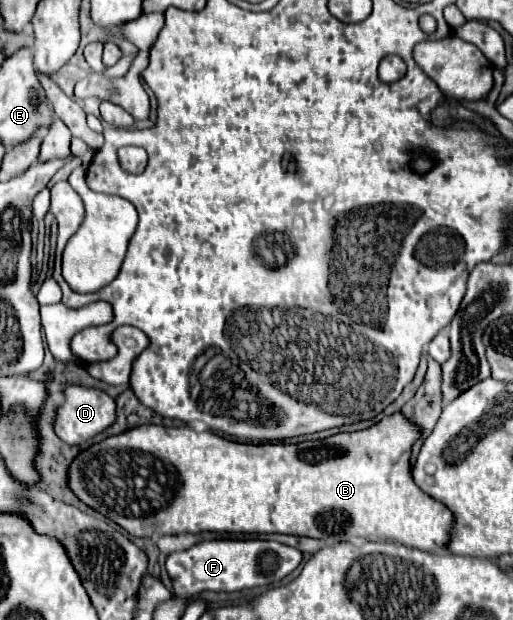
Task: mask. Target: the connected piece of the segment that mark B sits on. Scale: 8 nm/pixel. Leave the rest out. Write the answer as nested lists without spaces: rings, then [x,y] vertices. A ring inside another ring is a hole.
[[[401,412],[385,416],[377,424],[373,424],[371,428],[365,428],[365,430],[343,432],[343,434],[335,434],[325,440],[301,442],[301,444],[243,444],[243,442],[225,440],[213,432],[195,432],[187,426],[165,428],[165,426],[149,424],[149,426],[139,426],[139,428],[127,430],[119,436],[111,436],[111,438],[103,440],[101,444],[81,452],[81,456],[77,456],[69,468],[69,486],[75,496],[79,496],[85,504],[89,504],[93,510],[101,512],[103,516],[107,514],[113,522],[117,522],[121,528],[131,532],[131,536],[145,536],[153,530],[157,530],[159,534],[183,534],[183,532],[199,532],[199,530],[237,532],[237,534],[241,534],[241,532],[247,532],[247,534],[279,532],[279,534],[319,538],[319,540],[325,540],[327,546],[333,546],[337,542],[345,542],[351,538],[367,538],[367,536],[375,534],[375,536],[383,536],[387,540],[395,540],[397,544],[403,544],[403,546],[413,546],[413,548],[429,550],[429,552],[441,552],[441,550],[445,552],[447,544],[451,540],[453,514],[445,504],[441,504],[439,500],[435,500],[427,492],[423,492],[411,476],[411,446],[419,438],[421,438],[421,428],[415,422],[411,422],[409,418],[405,418]],[[149,524],[153,526],[153,530],[147,528]]]

